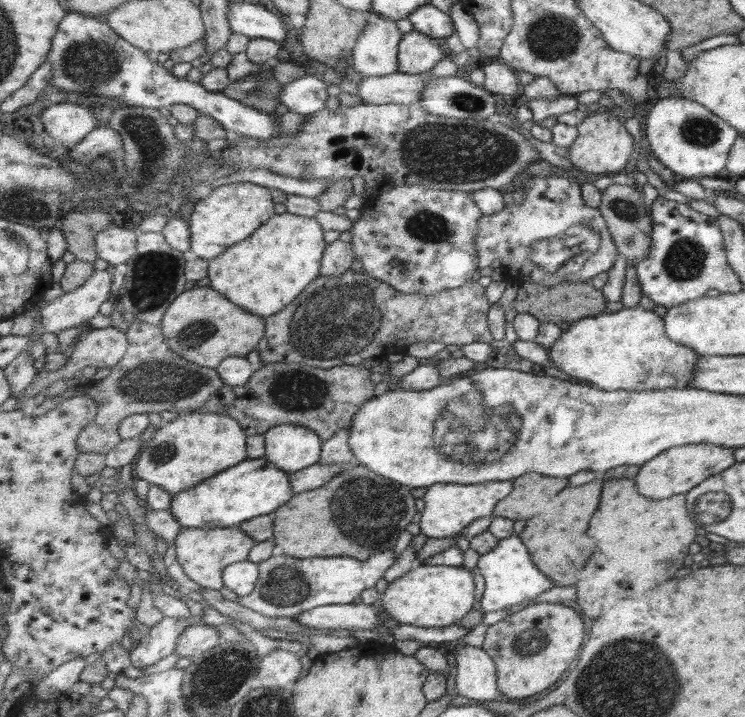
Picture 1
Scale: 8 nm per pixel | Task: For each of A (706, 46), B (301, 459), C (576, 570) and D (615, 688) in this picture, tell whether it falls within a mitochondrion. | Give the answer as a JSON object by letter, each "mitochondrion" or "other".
{"A":"other","B":"other","C":"other","D":"mitochondrion"}

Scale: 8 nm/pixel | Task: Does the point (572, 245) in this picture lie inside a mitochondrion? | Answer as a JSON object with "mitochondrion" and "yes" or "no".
{"mitochondrion":"yes"}

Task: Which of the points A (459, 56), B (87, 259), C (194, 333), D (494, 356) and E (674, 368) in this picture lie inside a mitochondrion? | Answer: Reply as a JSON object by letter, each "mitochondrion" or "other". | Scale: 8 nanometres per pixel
{"A":"other","B":"other","C":"mitochondrion","D":"other","E":"mitochondrion"}

